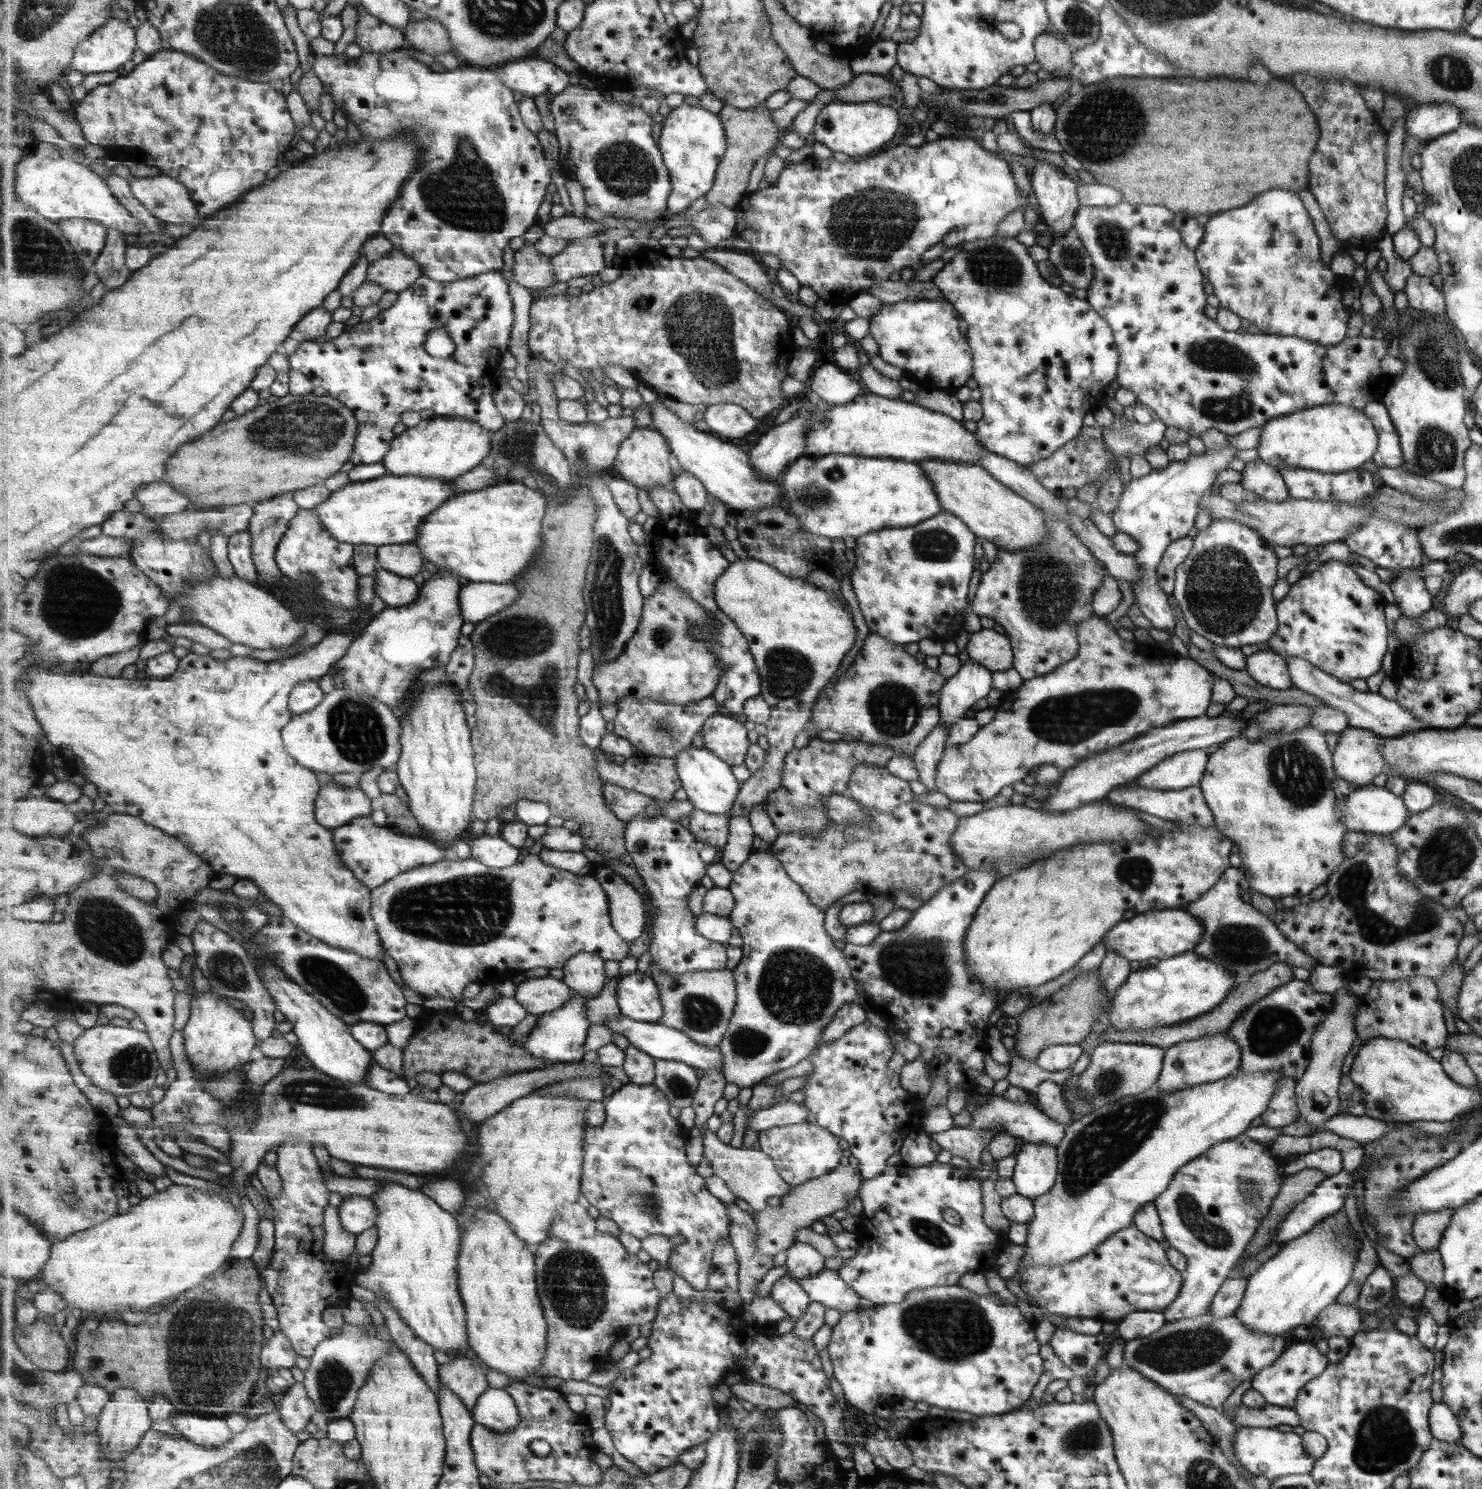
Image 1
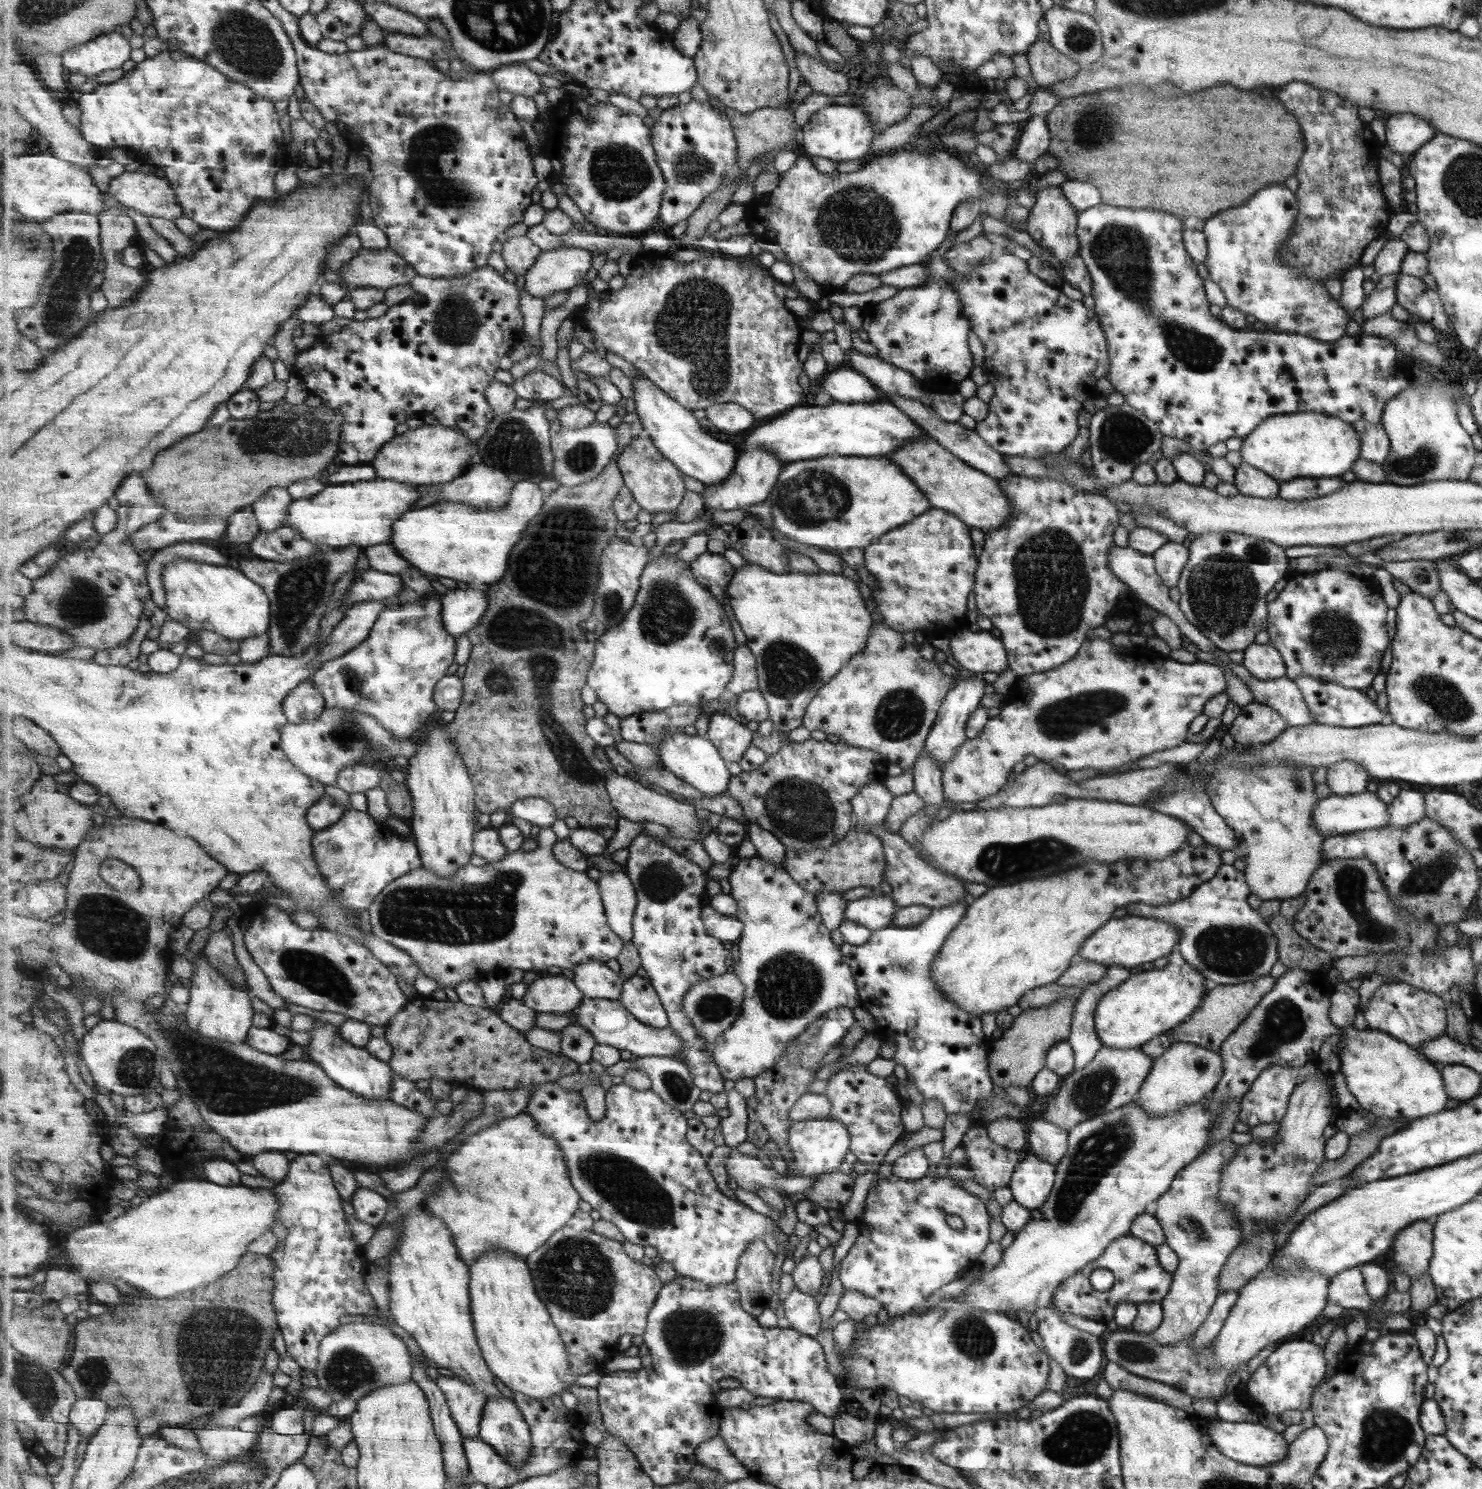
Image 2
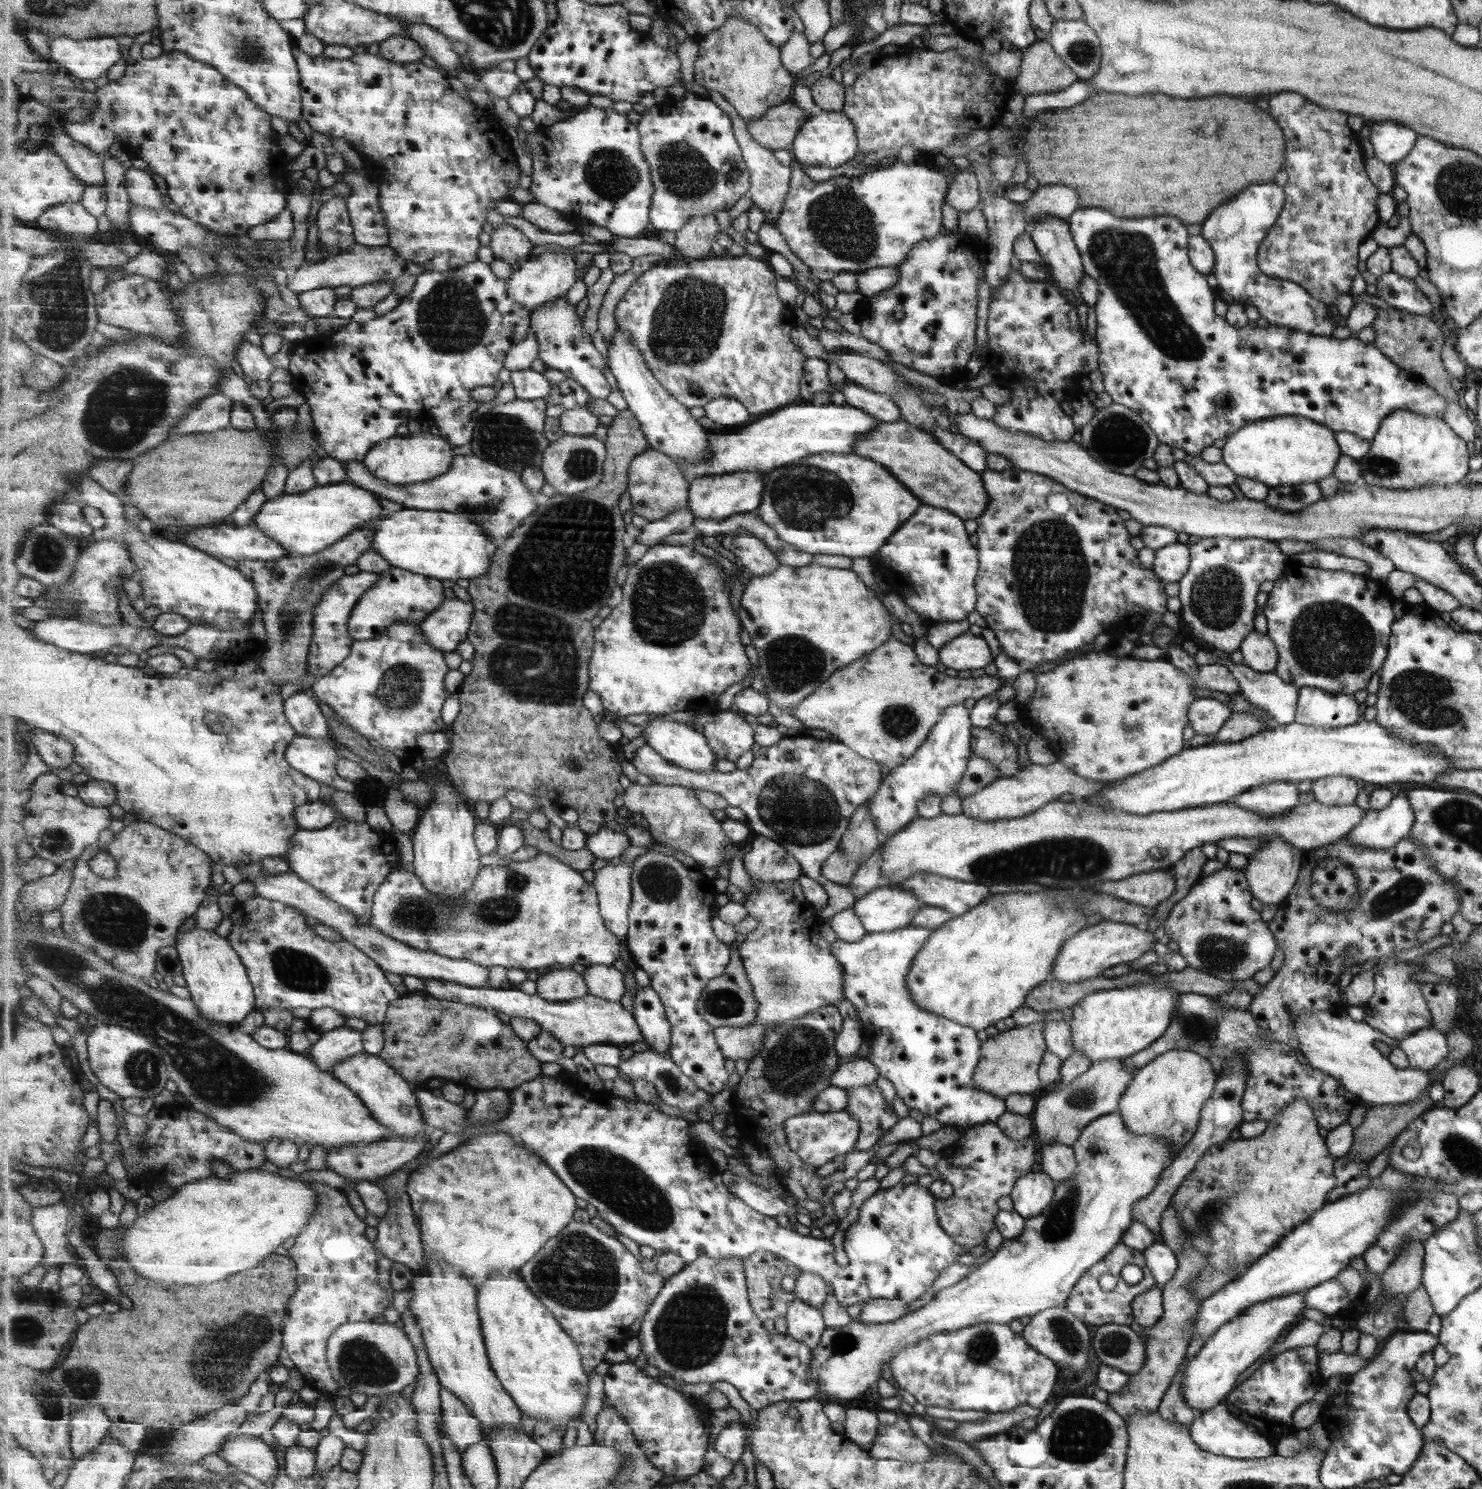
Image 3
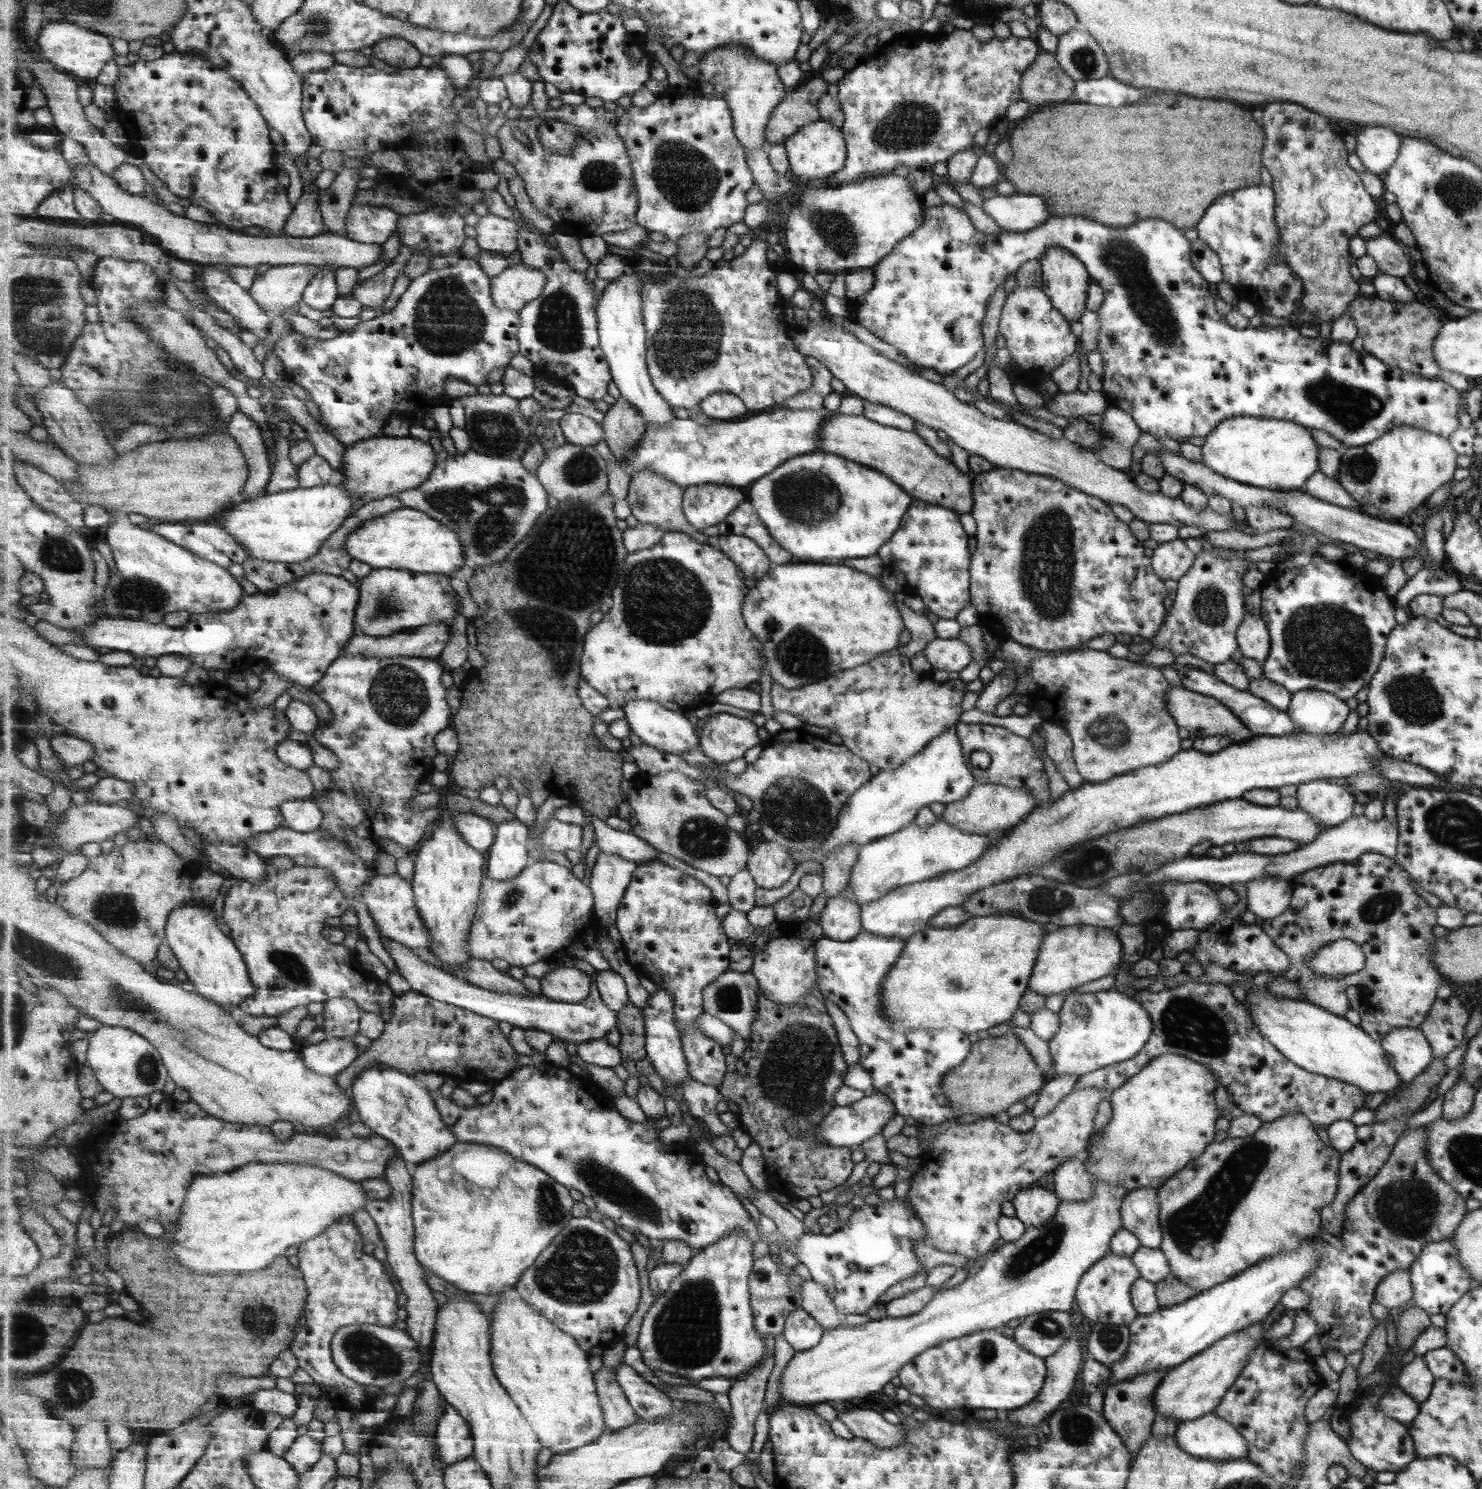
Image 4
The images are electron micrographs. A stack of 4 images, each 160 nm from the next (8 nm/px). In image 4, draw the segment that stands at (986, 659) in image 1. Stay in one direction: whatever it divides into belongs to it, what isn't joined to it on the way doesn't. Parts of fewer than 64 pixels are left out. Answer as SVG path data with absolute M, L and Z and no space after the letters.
M957 639L930 640L922 650L926 661L933 670L942 670L955 676L962 668L969 664L970 652L968 646Z

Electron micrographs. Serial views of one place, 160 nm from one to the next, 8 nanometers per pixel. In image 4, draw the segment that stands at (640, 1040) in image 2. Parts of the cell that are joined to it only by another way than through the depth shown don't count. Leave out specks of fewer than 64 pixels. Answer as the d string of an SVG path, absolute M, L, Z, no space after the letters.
M381 934L381 938L396 964L396 970L403 978L406 978L411 990L427 995L429 998L439 999L441 1002L470 1010L475 1014L481 1014L497 1021L509 1022L511 1025L524 1029L533 1028L547 1031L553 1035L553 1038L561 1038L563 1042L573 1042L577 1045L589 1042L589 1040L606 1039L609 1030L617 1027L618 1013L611 1010L602 999L602 994L596 984L596 974L591 976L593 984L591 984L590 997L583 1002L557 1002L544 994L521 996L520 994L491 992L421 958L414 949L395 941L394 938L383 934Z

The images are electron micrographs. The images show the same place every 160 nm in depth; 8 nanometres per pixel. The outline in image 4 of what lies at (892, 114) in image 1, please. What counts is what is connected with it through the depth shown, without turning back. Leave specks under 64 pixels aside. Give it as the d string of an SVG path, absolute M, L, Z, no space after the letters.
M821 119L807 124L784 143L790 160L790 169L797 177L828 178L829 174L837 173L846 160L846 143L842 131Z

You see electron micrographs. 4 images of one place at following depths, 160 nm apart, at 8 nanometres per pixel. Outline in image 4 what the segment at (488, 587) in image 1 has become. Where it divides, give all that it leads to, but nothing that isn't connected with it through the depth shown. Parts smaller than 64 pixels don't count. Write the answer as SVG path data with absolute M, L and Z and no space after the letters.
M436 622L422 628L415 628L408 633L397 633L389 636L373 636L356 632L344 646L344 656L376 656L377 658L395 658L396 656L413 656L415 658L435 659L442 656L443 650L450 643L452 626L446 622Z

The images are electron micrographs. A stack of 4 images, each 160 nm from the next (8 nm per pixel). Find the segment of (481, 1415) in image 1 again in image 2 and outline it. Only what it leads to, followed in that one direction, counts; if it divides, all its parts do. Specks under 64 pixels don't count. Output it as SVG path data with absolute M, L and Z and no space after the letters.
M505 1396L488 1399L480 1426L480 1438L490 1444L511 1466L525 1466L534 1449L530 1424L525 1420L515 1400Z

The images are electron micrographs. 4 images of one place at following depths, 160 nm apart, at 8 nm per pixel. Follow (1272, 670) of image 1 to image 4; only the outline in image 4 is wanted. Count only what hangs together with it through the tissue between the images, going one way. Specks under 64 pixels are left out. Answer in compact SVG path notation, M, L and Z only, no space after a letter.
M1244 610L1242 621L1238 624L1237 637L1239 652L1245 658L1262 663L1269 656L1269 628L1260 615Z

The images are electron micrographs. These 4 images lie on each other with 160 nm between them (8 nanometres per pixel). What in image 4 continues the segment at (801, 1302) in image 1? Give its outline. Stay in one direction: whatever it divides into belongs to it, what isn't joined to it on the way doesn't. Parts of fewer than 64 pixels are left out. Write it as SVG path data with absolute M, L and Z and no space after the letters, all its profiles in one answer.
M804 1309L797 1310L789 1316L784 1332L785 1339L798 1351L813 1349L821 1340L823 1330Z

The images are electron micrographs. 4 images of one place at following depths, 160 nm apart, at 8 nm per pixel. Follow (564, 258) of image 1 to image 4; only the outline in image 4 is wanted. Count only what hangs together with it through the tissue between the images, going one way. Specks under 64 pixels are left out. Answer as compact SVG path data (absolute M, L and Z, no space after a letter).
M523 263L511 264L491 280L491 295L495 307L520 313L529 302L539 299L545 290L547 276L544 272Z

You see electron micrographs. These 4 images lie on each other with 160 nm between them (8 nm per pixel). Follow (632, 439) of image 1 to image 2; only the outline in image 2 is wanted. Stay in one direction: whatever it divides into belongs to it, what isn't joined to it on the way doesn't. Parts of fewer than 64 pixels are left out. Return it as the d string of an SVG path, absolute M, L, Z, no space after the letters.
M648 435L641 436L627 447L619 457L619 466L626 480L626 485L634 494L635 500L643 510L651 515L657 512L673 512L679 508L688 492L682 470L671 459L665 458Z

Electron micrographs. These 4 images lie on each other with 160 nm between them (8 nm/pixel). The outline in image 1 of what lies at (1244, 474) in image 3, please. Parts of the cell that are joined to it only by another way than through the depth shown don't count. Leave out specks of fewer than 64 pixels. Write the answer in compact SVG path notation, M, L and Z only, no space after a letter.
M1327 404L1273 418L1261 427L1256 458L1279 470L1282 466L1339 474L1357 469L1371 458L1378 446L1378 432L1362 410L1344 404Z

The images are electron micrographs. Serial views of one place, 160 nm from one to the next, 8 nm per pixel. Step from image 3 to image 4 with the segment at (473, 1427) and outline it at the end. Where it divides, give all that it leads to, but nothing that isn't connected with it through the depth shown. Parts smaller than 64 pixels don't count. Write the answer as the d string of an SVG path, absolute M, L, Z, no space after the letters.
M448 1405L448 1411L438 1422L436 1443L445 1465L474 1456L474 1435L471 1427L453 1406Z

